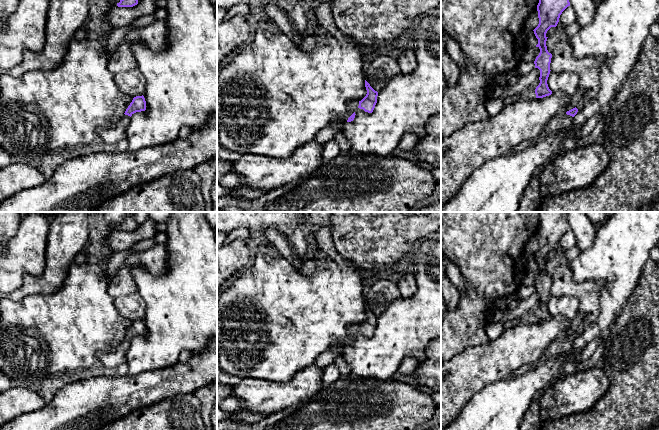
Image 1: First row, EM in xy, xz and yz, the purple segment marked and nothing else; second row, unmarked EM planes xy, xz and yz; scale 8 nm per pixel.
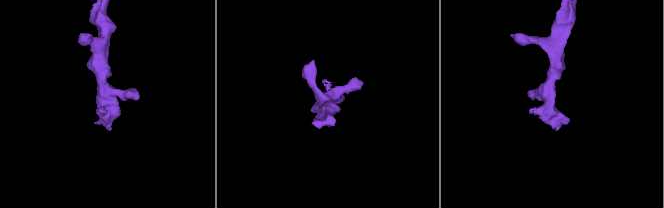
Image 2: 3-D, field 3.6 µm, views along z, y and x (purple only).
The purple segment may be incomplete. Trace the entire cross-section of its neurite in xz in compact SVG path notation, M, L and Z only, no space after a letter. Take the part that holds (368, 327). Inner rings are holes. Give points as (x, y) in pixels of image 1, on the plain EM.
M365 304L365 311L367 314L366 320L361 325L351 325L348 328L347 339L339 344L331 346L331 349L343 350L346 346L351 346L355 342L355 334L357 332L363 333L365 336L372 337L377 327L378 316L375 315L370 308Z

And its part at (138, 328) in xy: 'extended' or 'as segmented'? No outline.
extended

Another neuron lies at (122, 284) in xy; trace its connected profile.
M124 265L109 279L107 291L112 298L120 298L137 292L137 286L132 274L133 270L134 268L130 265Z

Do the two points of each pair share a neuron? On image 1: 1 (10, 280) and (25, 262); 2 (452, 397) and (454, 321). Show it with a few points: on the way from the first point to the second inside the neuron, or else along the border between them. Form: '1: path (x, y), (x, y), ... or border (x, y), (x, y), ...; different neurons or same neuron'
1: path (11, 276), (21, 266); same neuron
2: border (474, 345), (468, 345), (451, 359); different neurons

